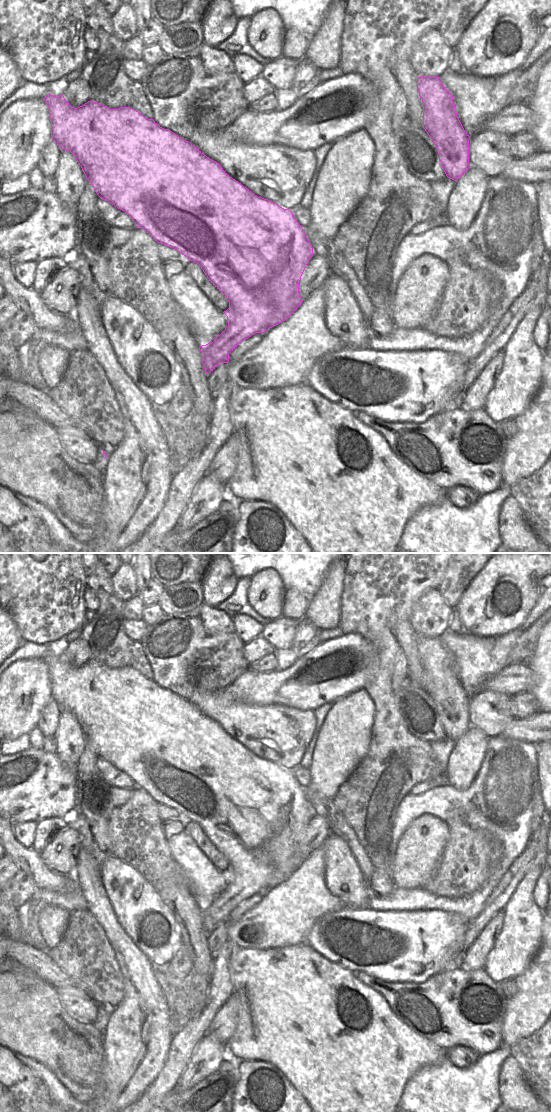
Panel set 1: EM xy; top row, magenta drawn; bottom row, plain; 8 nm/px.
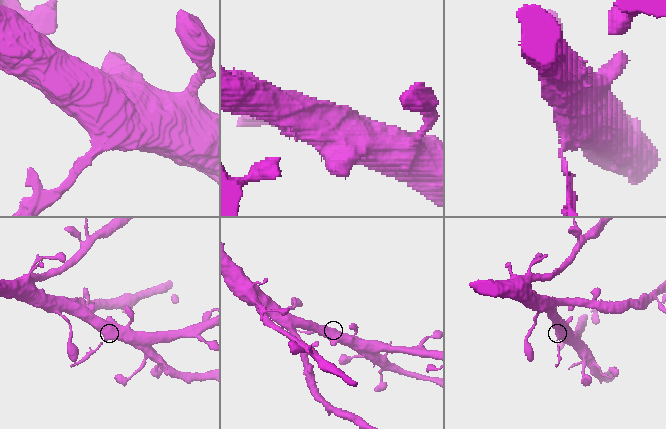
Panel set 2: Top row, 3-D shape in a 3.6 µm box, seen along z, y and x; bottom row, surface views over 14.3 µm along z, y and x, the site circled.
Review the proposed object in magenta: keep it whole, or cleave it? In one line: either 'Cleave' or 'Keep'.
Cleave

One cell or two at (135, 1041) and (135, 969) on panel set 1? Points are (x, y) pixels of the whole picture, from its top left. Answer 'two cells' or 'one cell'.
one cell

